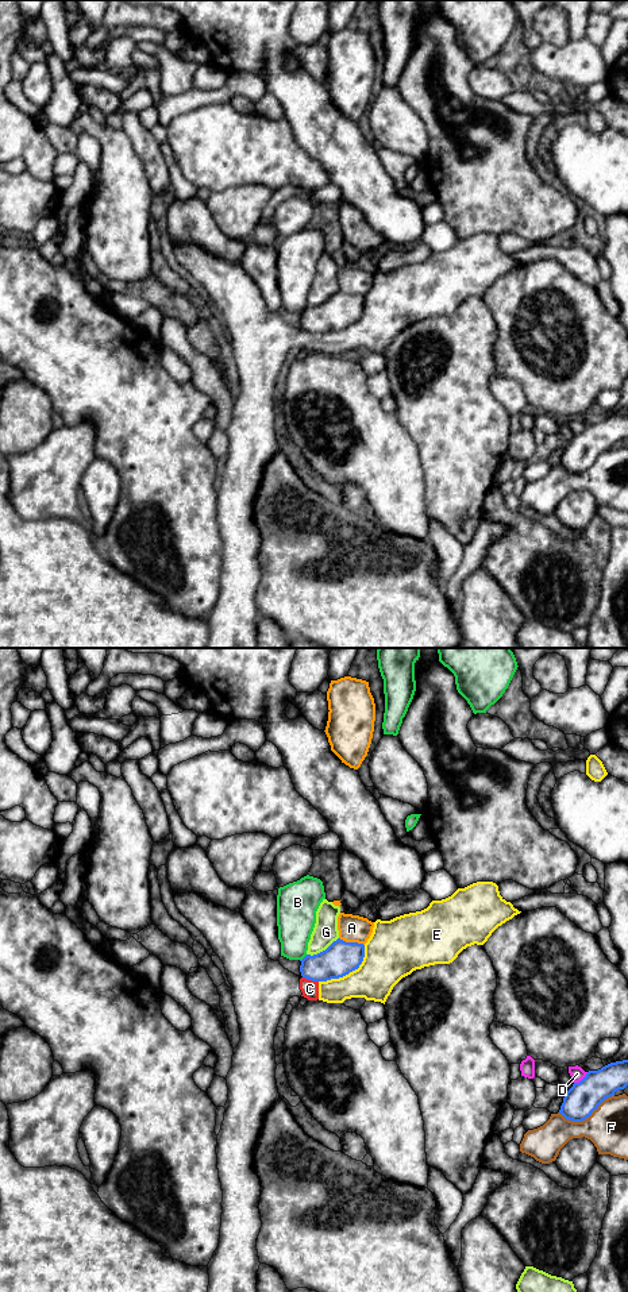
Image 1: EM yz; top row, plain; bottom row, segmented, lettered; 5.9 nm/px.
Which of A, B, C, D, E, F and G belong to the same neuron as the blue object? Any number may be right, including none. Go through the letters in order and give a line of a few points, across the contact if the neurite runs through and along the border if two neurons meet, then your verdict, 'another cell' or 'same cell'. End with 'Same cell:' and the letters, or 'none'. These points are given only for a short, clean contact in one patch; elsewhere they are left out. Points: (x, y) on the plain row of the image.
A: another cell
B: another cell
C: line yz (303, 328), (318, 334); another cell
D: another cell
E: another cell
F: another cell
G: another cell
Same cell: none

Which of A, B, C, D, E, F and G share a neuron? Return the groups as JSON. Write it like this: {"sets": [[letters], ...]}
{"sets": [["A"], ["B"], ["C", "E"], ["D"], ["F"], ["G"]]}

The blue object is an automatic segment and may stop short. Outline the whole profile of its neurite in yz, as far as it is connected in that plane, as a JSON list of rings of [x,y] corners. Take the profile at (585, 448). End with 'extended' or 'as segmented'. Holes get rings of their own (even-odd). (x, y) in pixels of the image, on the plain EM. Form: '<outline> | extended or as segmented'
[[[628,412],[610,414],[598,423],[589,423],[566,444],[559,466],[573,474],[582,474],[616,443],[628,437]]] | as segmented

